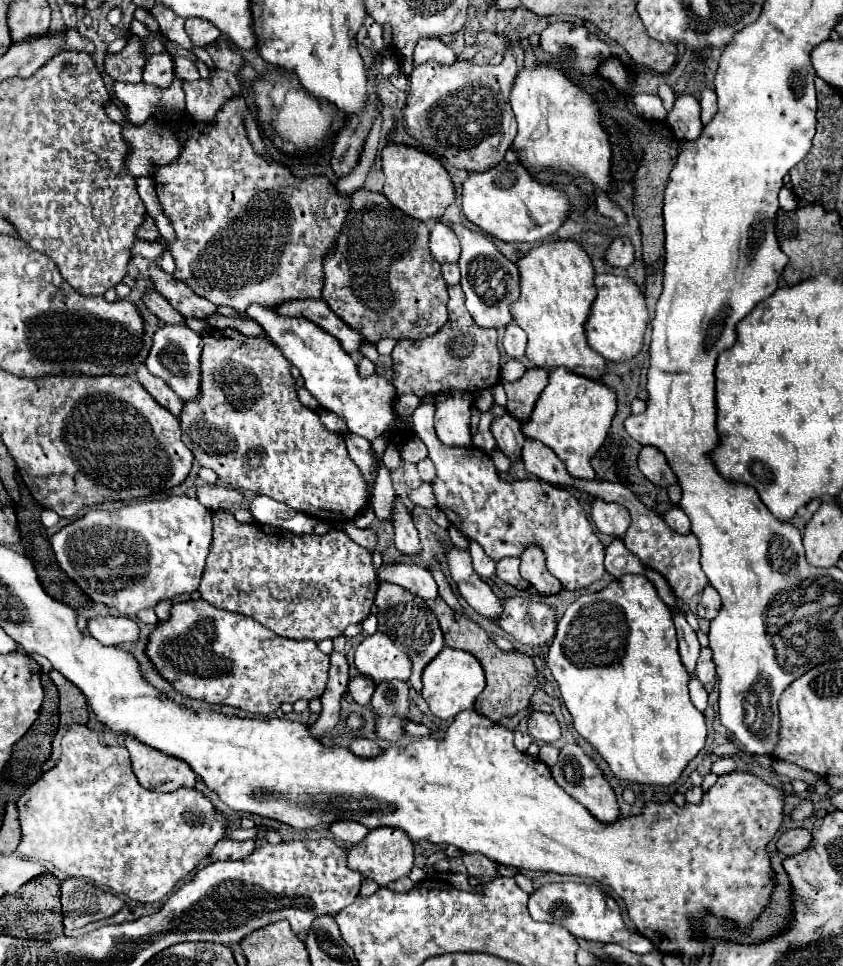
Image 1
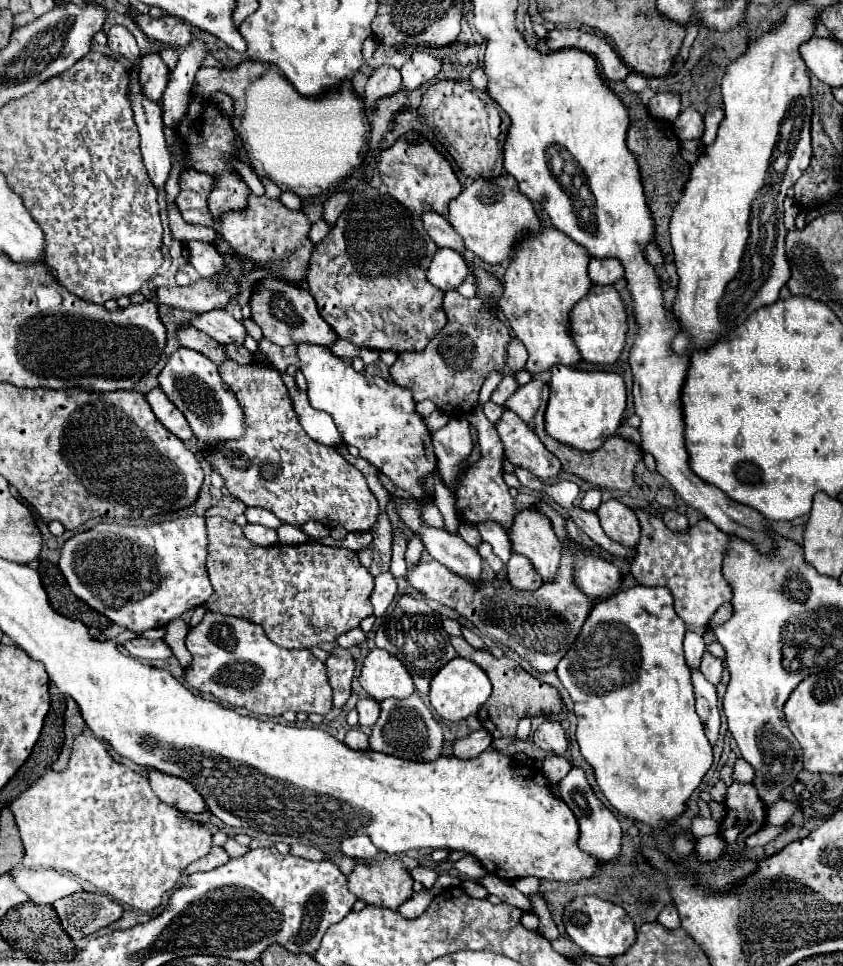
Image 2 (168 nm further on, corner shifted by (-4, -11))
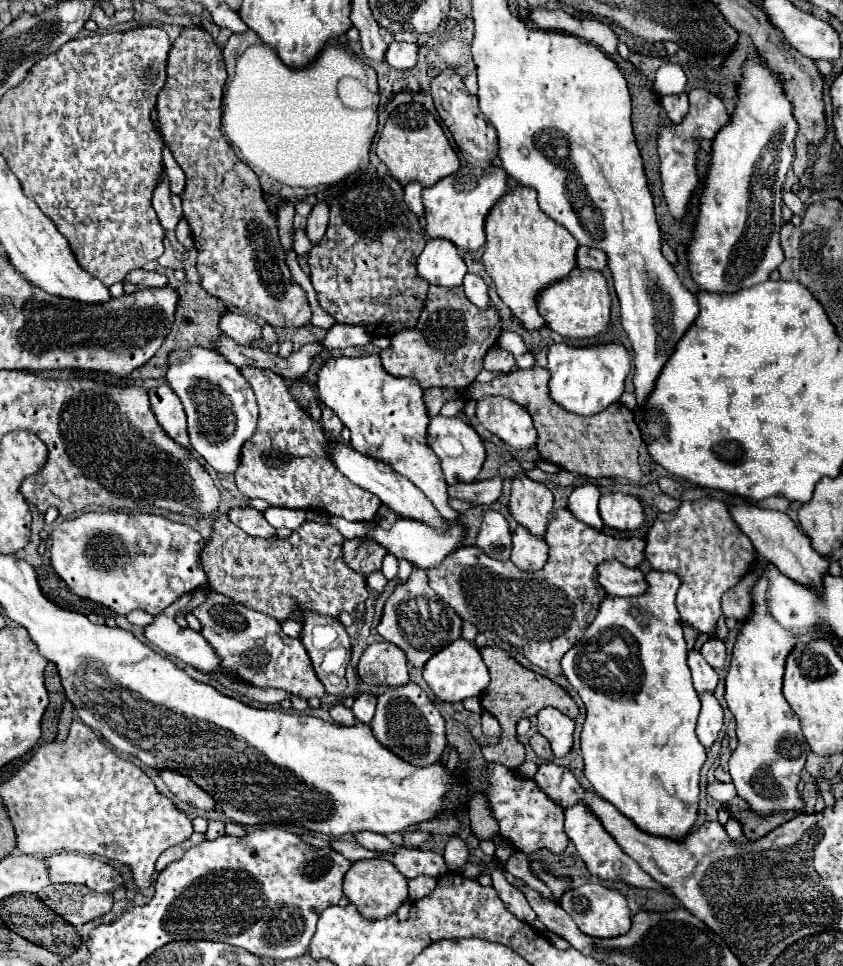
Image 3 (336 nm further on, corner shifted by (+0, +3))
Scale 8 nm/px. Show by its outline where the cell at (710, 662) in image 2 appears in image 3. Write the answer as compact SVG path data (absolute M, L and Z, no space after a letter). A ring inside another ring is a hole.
M708 639L702 649L700 649L702 657L708 661L708 665L712 665L714 669L722 669L724 661L726 661L726 647L724 647L724 641L720 639Z

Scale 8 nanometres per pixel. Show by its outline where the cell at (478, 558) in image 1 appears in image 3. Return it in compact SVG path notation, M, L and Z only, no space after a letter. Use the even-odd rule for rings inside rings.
M488 511L484 515L480 533L476 537L476 547L494 559L510 559L512 551L512 533L504 515L498 511Z

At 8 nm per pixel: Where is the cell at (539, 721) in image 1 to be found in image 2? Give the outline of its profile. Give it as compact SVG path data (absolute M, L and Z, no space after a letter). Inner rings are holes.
M544 721L532 735L532 741L548 751L548 753L556 753L556 755L562 755L568 747L568 741L566 741L566 731L562 729L562 725L558 721Z

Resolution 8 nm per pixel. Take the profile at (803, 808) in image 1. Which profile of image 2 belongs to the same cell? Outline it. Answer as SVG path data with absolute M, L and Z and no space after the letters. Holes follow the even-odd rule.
M764 825L758 833L754 833L752 837L746 839L746 845L748 847L756 847L756 845L768 845L772 837L780 835L788 825L780 825L780 827L772 827L772 825Z

